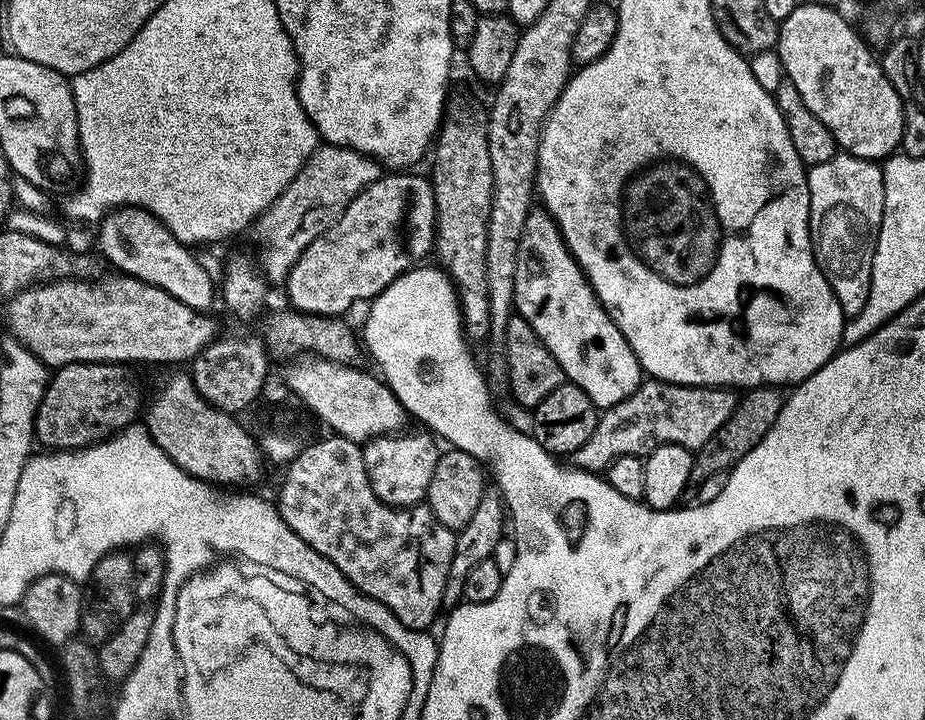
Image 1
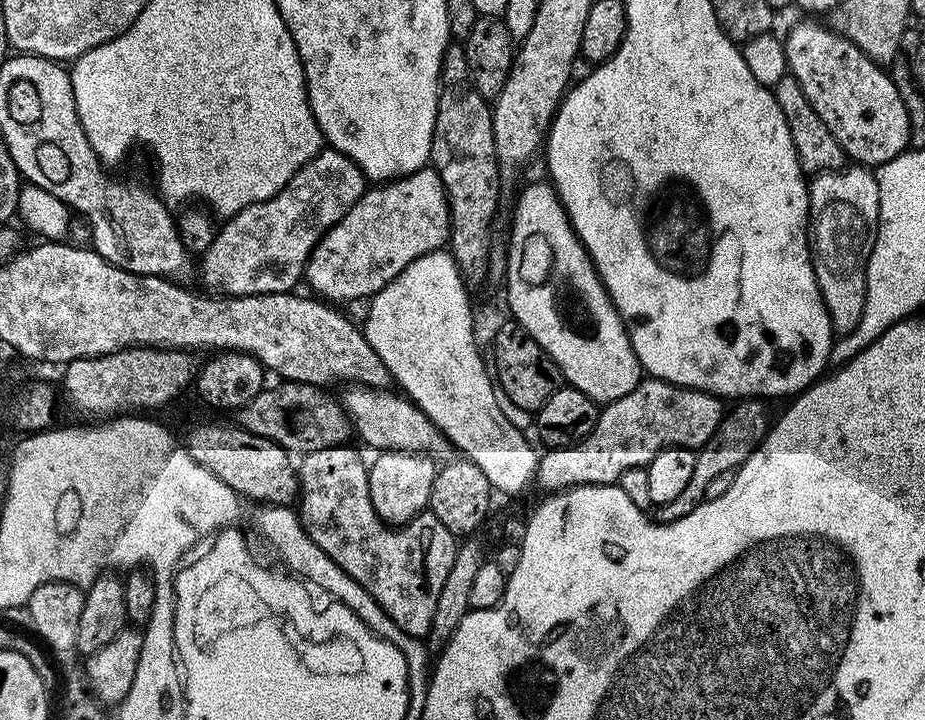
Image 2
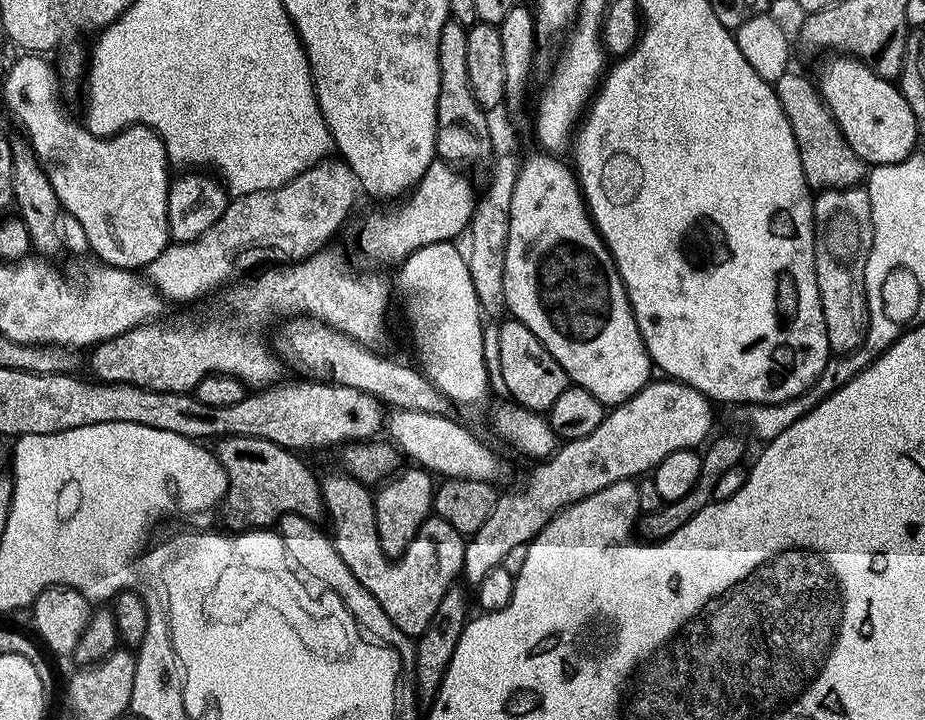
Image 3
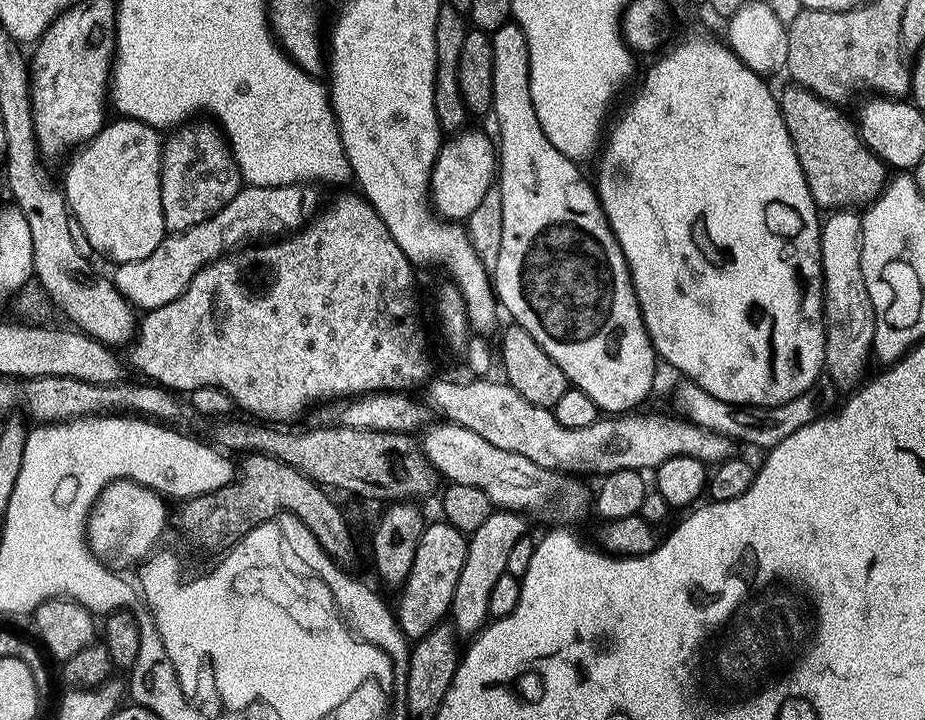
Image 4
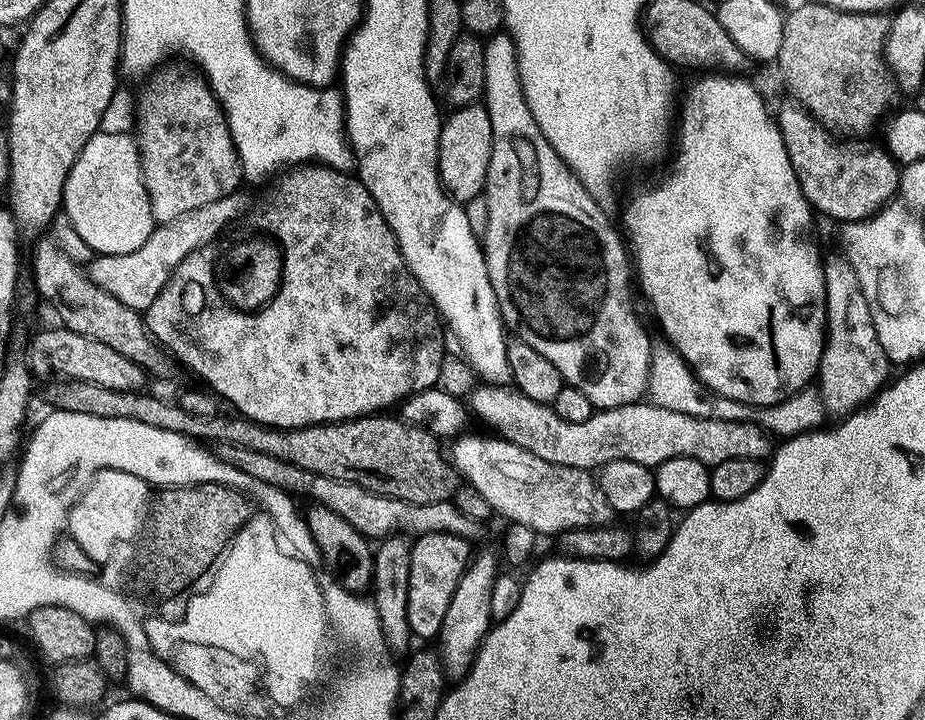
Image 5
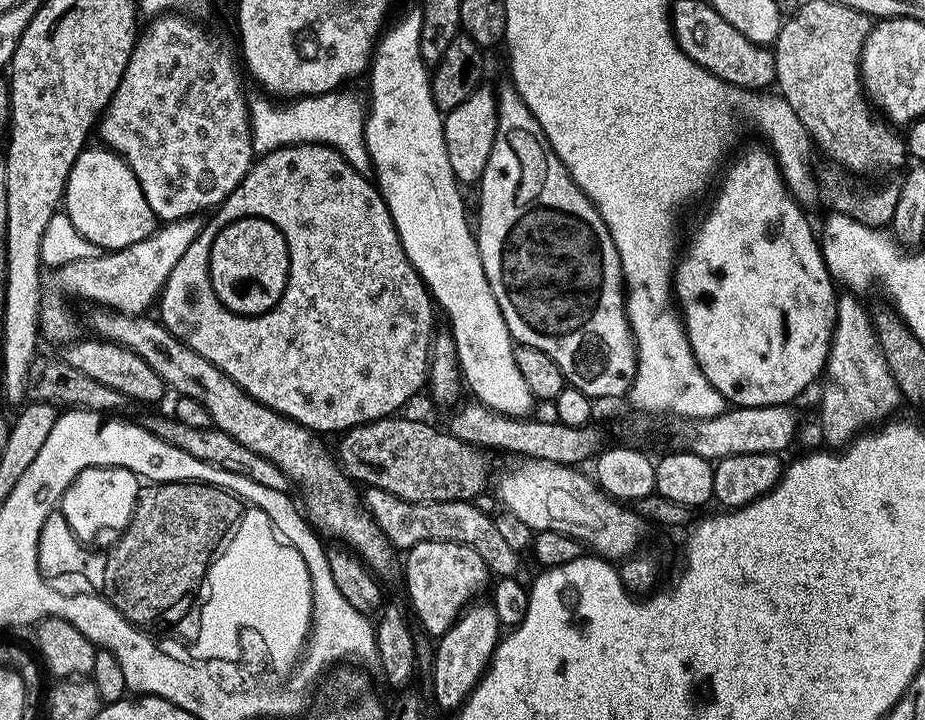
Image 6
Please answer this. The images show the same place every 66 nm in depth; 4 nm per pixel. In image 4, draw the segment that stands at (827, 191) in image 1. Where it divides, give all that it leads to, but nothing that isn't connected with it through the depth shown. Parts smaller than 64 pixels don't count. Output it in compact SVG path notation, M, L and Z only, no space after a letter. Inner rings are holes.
M832 210L823 217L820 225L820 265L824 275L824 368L827 375L828 372L832 375L831 383L837 389L847 390L855 389L865 379L864 371L868 368L868 356L873 355L872 343L876 330L876 315L862 264L862 220L855 214L852 210Z

